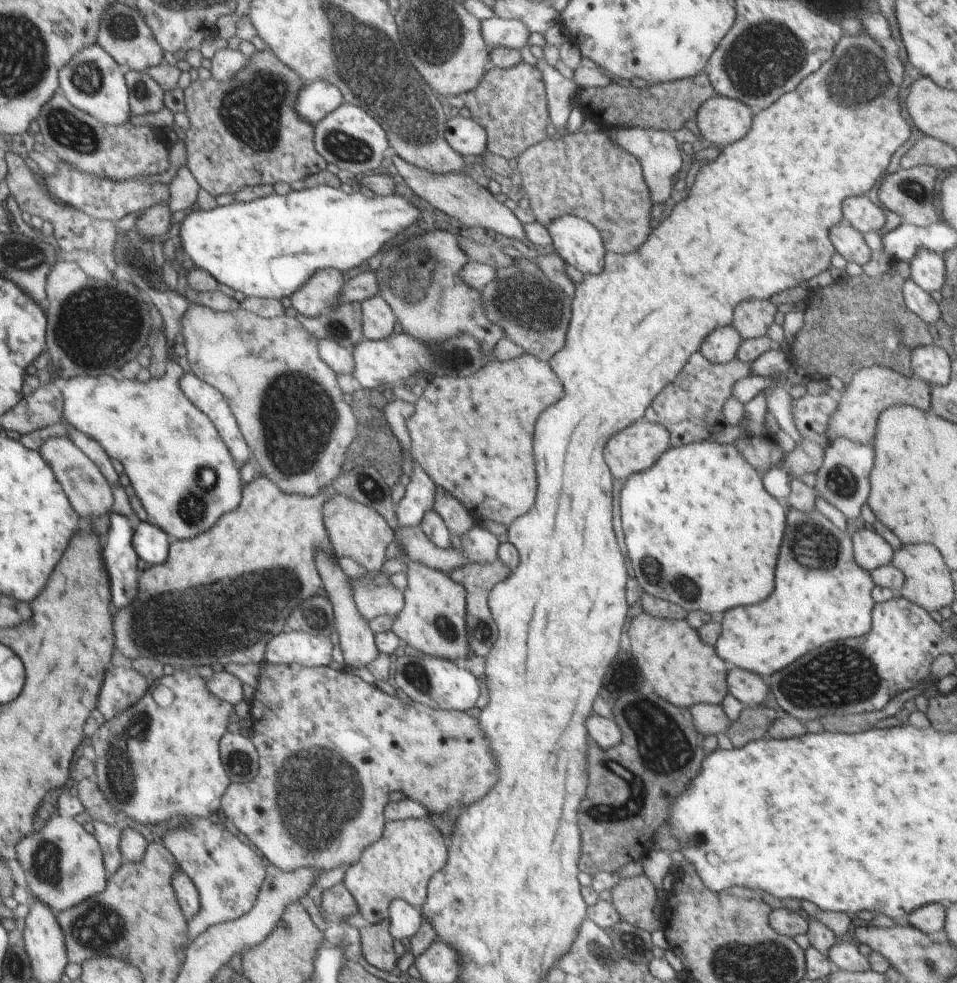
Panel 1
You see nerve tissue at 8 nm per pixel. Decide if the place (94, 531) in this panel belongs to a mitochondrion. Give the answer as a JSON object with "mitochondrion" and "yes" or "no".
{"mitochondrion":"no"}

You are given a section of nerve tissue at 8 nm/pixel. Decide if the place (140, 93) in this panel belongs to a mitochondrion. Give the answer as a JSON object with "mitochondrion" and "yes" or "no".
{"mitochondrion":"yes"}

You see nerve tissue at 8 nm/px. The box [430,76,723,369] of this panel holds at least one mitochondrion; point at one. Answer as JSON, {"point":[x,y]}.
{"point":[522,301]}

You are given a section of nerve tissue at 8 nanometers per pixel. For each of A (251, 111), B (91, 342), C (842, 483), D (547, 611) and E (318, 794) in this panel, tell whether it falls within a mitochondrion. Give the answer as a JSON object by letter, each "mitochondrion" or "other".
{"A":"mitochondrion","B":"mitochondrion","C":"mitochondrion","D":"other","E":"mitochondrion"}

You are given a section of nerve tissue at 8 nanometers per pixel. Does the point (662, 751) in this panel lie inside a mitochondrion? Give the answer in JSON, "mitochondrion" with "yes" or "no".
{"mitochondrion":"yes"}

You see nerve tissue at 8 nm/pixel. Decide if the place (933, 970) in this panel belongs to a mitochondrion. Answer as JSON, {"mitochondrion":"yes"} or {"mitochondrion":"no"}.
{"mitochondrion":"yes"}

